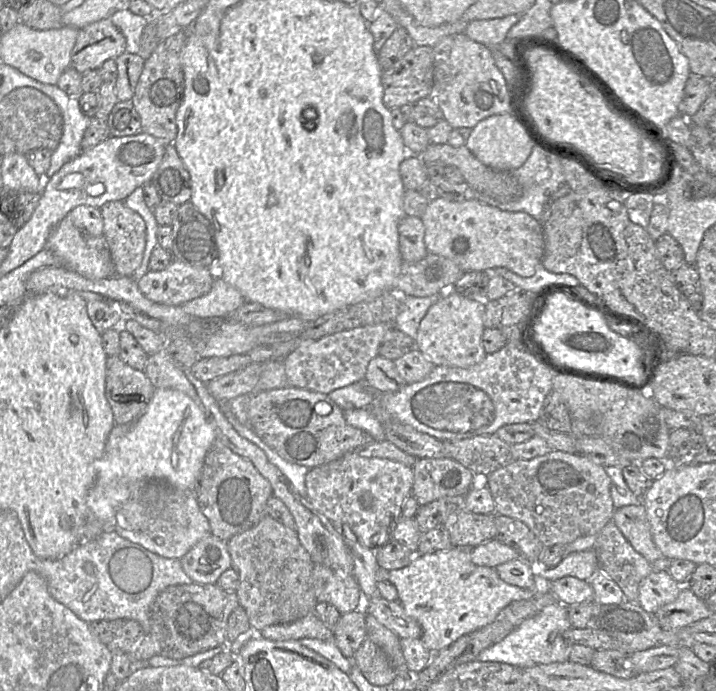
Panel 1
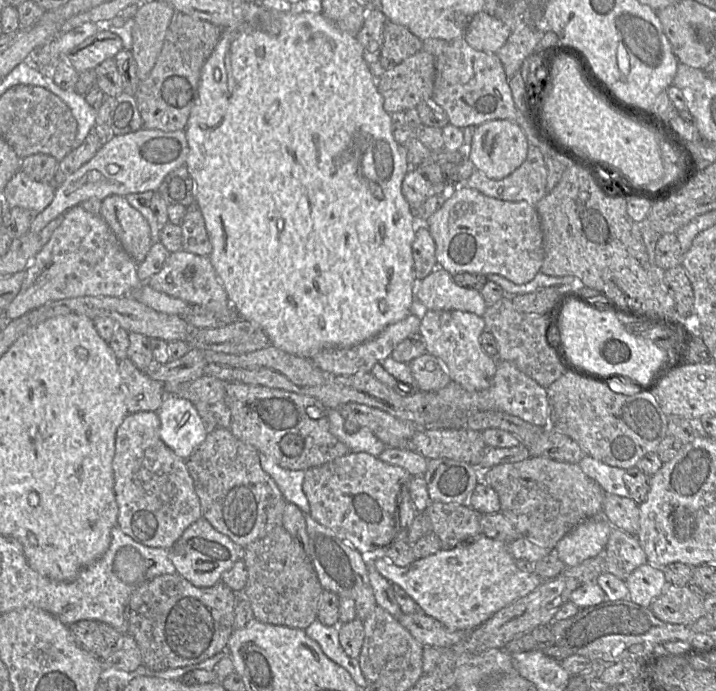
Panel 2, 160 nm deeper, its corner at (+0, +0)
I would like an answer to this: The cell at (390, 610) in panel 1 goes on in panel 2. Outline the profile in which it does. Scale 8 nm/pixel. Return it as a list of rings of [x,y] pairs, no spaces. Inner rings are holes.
[[[425,613],[402,614],[399,623],[423,646],[446,649],[461,641],[470,631],[450,631]]]

